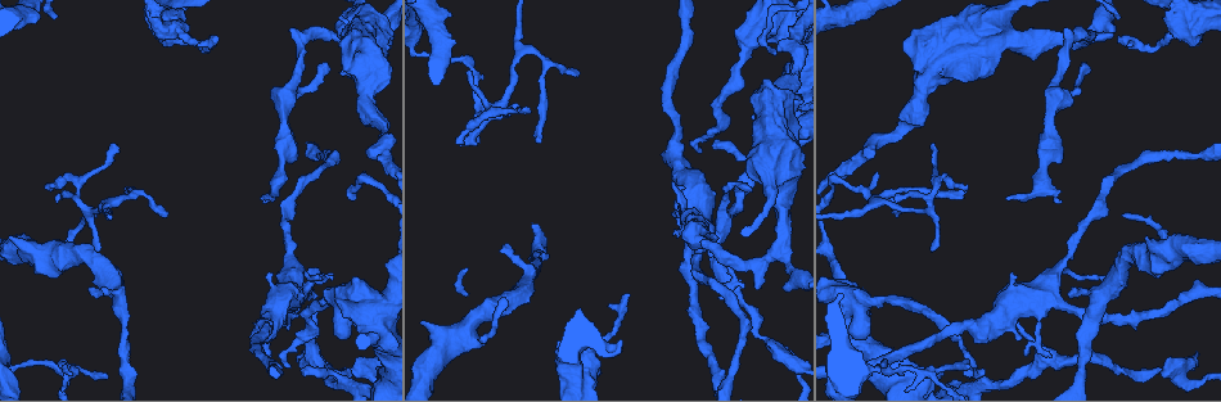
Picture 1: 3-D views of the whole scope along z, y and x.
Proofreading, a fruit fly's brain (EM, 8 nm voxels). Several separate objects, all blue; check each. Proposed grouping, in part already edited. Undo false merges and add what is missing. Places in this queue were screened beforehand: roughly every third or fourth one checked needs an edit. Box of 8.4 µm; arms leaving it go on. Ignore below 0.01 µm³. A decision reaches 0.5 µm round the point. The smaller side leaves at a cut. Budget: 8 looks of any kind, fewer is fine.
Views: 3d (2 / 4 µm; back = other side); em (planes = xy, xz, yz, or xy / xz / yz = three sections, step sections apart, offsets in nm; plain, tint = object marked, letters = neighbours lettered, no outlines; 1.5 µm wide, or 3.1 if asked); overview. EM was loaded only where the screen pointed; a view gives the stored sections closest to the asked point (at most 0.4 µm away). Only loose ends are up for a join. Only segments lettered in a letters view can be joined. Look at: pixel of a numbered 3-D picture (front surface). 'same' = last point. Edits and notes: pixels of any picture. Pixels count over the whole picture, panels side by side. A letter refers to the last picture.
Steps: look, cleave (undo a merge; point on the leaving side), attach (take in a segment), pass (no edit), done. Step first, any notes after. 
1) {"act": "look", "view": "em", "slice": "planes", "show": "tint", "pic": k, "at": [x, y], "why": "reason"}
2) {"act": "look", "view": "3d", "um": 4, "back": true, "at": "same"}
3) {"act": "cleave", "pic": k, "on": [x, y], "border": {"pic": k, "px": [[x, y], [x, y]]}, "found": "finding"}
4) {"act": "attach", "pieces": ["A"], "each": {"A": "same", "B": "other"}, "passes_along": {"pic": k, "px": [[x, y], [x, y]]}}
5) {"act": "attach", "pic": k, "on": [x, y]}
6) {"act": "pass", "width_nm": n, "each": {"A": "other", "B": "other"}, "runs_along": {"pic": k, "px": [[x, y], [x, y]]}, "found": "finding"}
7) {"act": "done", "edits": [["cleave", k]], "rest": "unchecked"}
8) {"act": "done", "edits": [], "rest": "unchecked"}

{"act": "look", "view": "3d", "um": 4, "pic": 1, "at": [628, 295], "why": "an open end"}

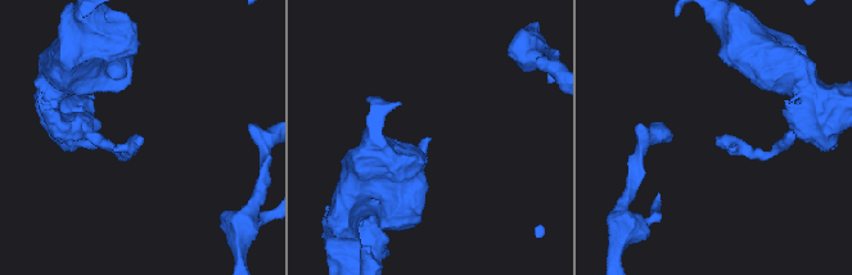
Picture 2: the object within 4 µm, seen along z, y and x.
{"act": "look", "view": "em", "slice": "yz", "step": 8, "show": "tint", "pic": 2, "at": [718, 141], "why": "now the EM"}

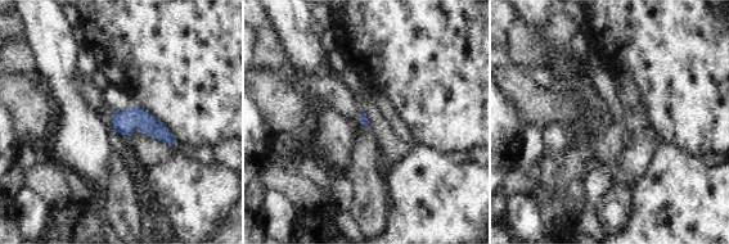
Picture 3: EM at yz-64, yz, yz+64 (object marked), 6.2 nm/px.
{"act": "look", "view": "em", "slice": "planes", "show": "letters", "at": "same", "why": "another direction"}

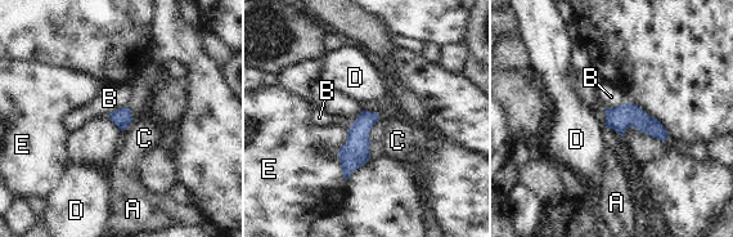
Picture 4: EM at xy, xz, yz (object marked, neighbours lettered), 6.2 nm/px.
{"act": "pass", "each": {"A": "other", "B": "other", "C": "other", "D": "other", "E": "other"}, "border": {"pic": 4, "px": [[131, 121], [122, 130]]}, "found": "no lettered segment goes on from it"}

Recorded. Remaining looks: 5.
{"act": "look", "view": "em", "slice": "planes", "show": "tint", "pic": 1, "at": [45, 188], "why": "tapers out"}

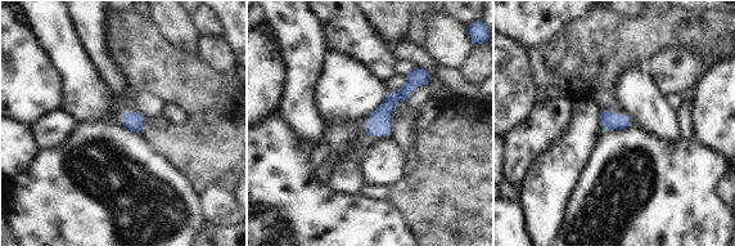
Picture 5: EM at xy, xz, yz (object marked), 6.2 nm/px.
{"act": "look", "view": "em", "slice": "planes", "show": "letters", "at": "same"}

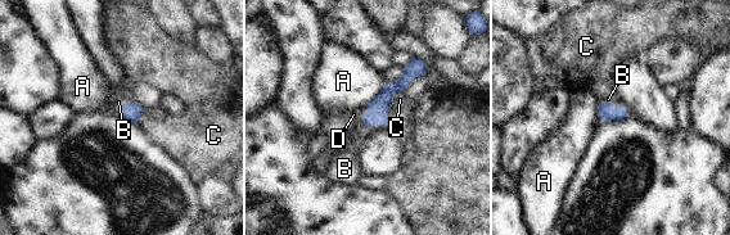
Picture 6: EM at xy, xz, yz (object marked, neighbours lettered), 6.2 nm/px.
{"act": "attach", "pieces": ["B"], "width_nm": 110, "each": {"A": "other", "B": "same", "C": "other", "D": "other"}, "passes_along": {"pic": 6, "px": [[377, 114], [366, 126], [345, 159]]}, "found": "it goes on there"}

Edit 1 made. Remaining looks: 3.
{"act": "look", "view": "em", "slice": "yz", "step": 8, "show": "plain", "pic": 1, "at": [574, 72], "why": "branch stops here"}

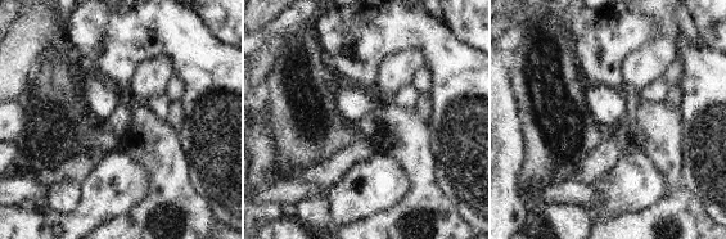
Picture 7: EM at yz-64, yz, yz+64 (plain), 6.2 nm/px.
{"act": "look", "view": "em", "slice": "yz", "step": 8, "show": "letters", "at": "same"}

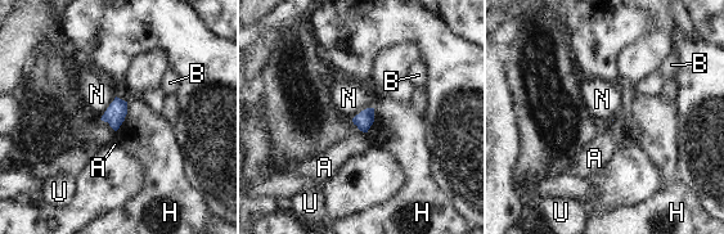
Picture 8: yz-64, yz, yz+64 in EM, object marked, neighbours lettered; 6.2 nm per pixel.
{"act": "pass", "each": {"A": "other", "B": "other", "H": "other", "N": "other", "U": "other"}, "border": {"pic": 8, "px": [[127, 102], [125, 120], [115, 131]]}, "found": "none of them fits"}

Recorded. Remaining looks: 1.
{"act": "done", "edits": [["attach", 6]], "rest": "unchecked"}

